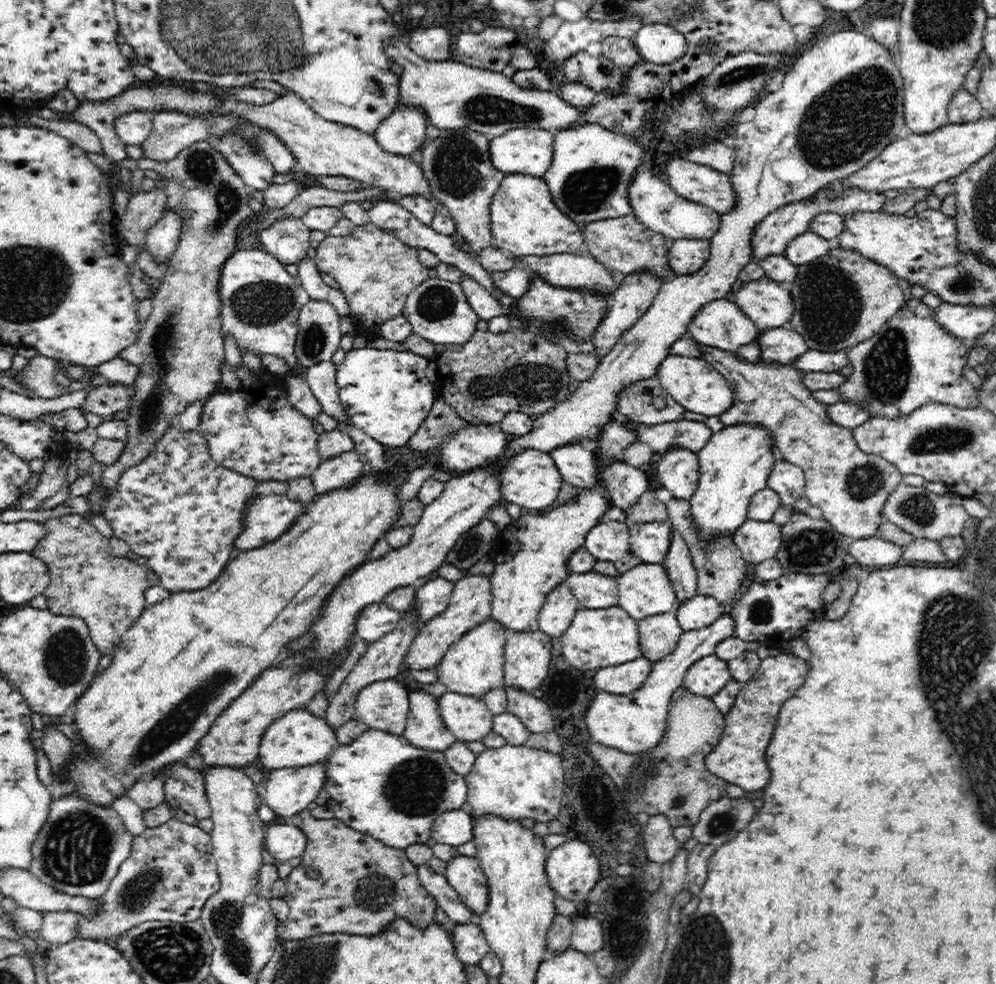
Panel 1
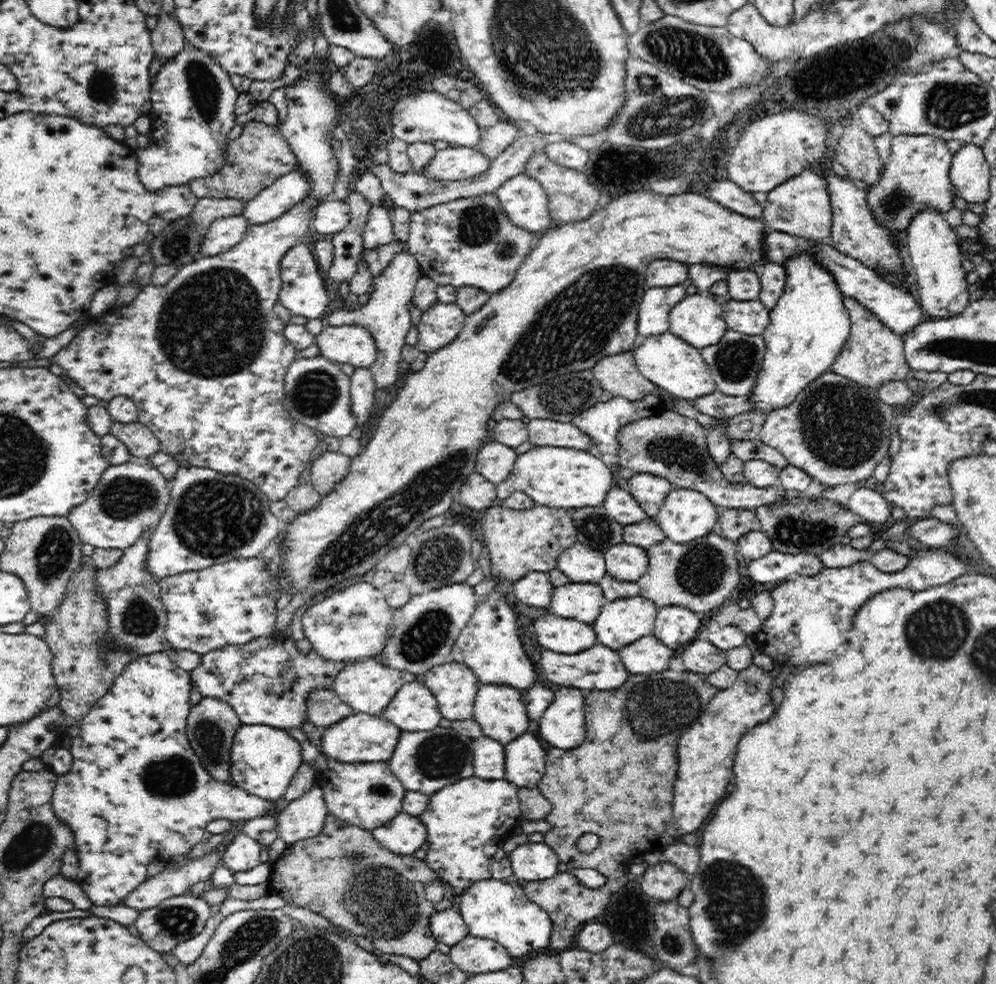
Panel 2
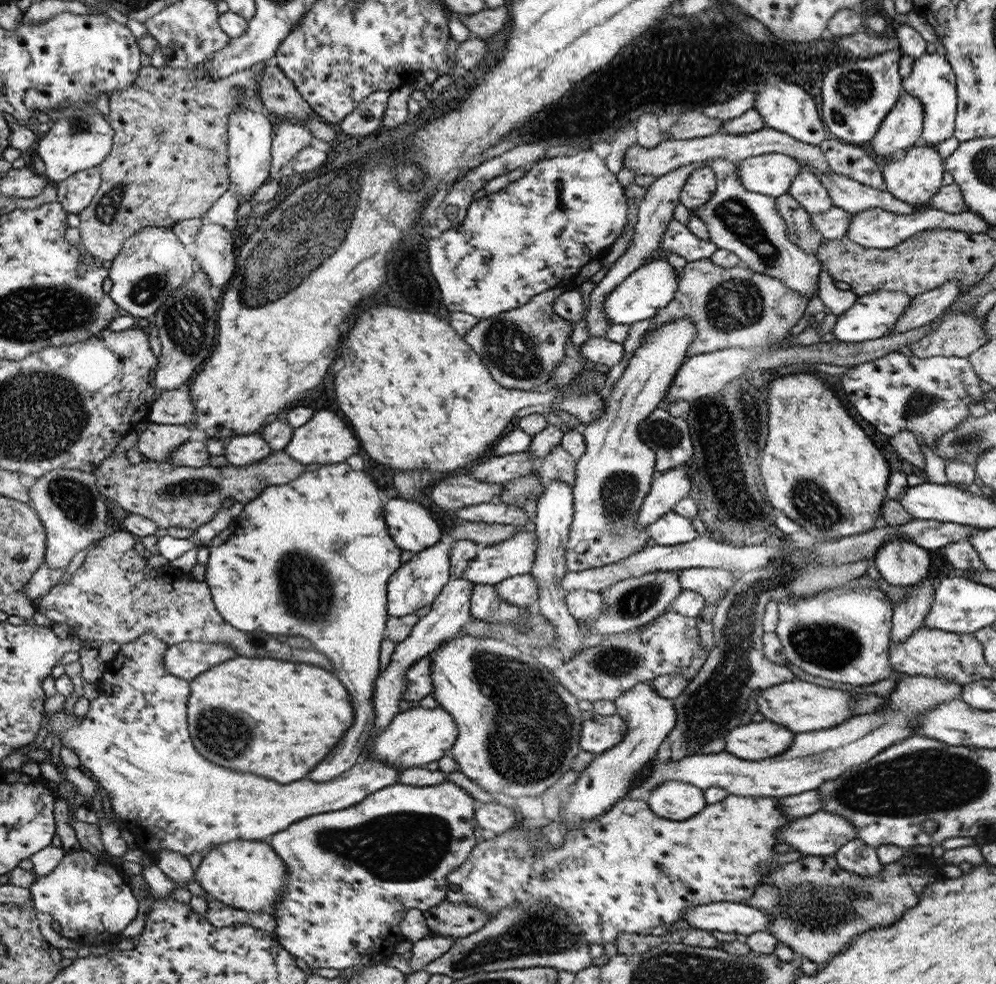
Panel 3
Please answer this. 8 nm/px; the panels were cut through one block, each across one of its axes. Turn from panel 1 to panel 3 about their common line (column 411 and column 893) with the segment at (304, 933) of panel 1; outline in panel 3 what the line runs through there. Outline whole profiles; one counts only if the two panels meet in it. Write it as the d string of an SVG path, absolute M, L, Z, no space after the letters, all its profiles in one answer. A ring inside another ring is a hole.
M909 849L900 860L889 864L882 863L882 871L871 877L844 870L833 855L804 855L795 862L784 863L774 871L766 873L760 879L760 885L754 889L752 897L742 899L741 903L766 912L772 918L766 931L797 952L799 958L806 956L816 963L825 963L848 947L848 943L852 943L852 939L862 932L896 923L904 912L918 904L928 885L944 882L947 877L942 873L942 867L929 862L933 856L913 855Z

